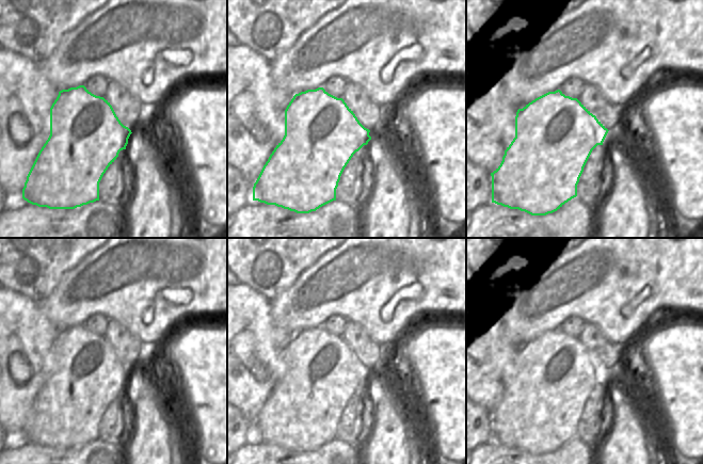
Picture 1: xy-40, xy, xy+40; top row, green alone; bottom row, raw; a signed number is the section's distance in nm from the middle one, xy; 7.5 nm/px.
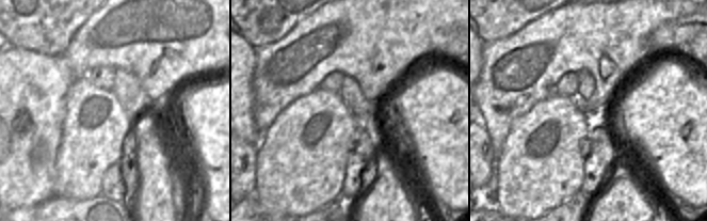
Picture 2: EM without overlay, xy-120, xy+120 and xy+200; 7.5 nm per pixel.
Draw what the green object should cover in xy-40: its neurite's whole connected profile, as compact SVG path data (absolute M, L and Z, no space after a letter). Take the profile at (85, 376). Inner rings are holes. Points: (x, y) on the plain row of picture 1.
M84 324L60 330L50 347L50 374L27 415L22 437L32 444L49 448L75 448L99 439L99 421L119 390L126 388L131 372L121 362L110 341L92 333Z

